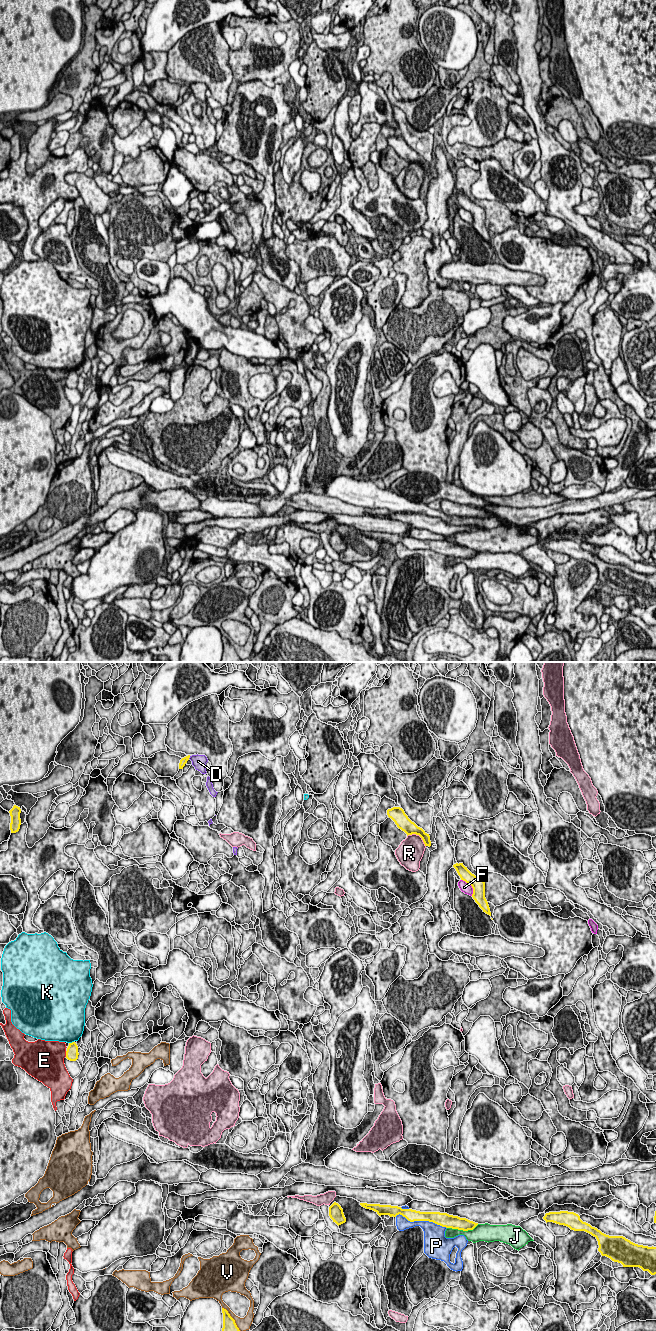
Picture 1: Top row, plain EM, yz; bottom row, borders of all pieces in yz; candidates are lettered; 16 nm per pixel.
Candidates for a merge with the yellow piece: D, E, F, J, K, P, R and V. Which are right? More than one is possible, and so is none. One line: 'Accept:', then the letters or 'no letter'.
Accept: no letter

